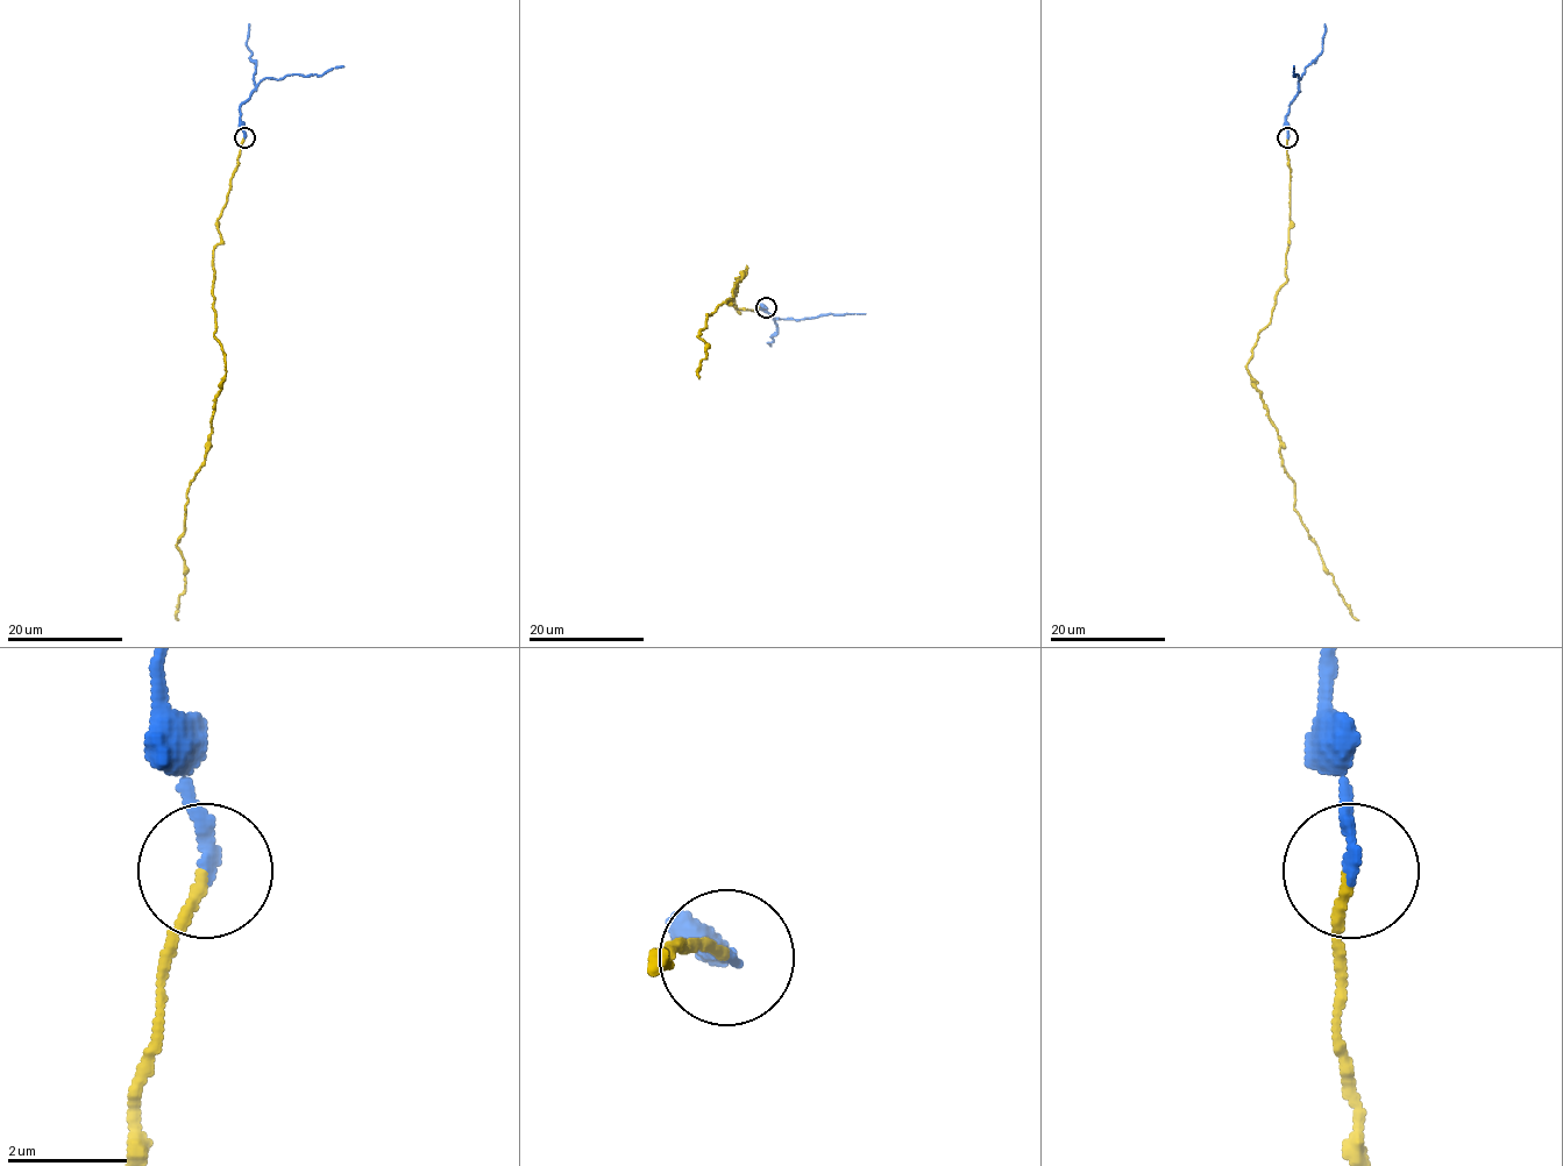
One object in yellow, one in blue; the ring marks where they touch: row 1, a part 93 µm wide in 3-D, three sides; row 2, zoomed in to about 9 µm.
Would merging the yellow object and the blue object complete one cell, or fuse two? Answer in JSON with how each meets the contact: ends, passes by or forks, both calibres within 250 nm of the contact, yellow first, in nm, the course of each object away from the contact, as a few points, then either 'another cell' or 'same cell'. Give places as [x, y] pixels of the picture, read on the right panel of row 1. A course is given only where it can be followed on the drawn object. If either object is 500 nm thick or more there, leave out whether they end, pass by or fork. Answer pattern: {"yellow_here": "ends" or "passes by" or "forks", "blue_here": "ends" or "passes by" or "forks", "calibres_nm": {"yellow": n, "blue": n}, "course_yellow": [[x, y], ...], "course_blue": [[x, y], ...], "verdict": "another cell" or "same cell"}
{"yellow_here": "ends", "blue_here": "ends", "calibres_nm": {"yellow": 170, "blue": 200}, "course_yellow": [[1287, 136], [1286, 282], [1248, 372], [1277, 432], [1294, 511], [1358, 620]], "course_blue": [[1287, 136], [1288, 105], [1299, 89], [1293, 66]], "verdict": "same cell"}

